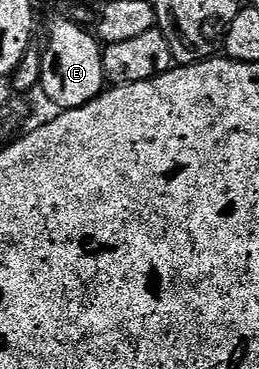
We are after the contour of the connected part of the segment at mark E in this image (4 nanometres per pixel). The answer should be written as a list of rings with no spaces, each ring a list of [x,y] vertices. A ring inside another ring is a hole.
[[[66,18],[50,26],[50,43],[47,44],[46,54],[42,58],[40,90],[58,105],[59,111],[75,110],[88,104],[103,93],[107,85],[102,63],[103,47],[91,31],[90,34],[84,27],[77,26]]]

